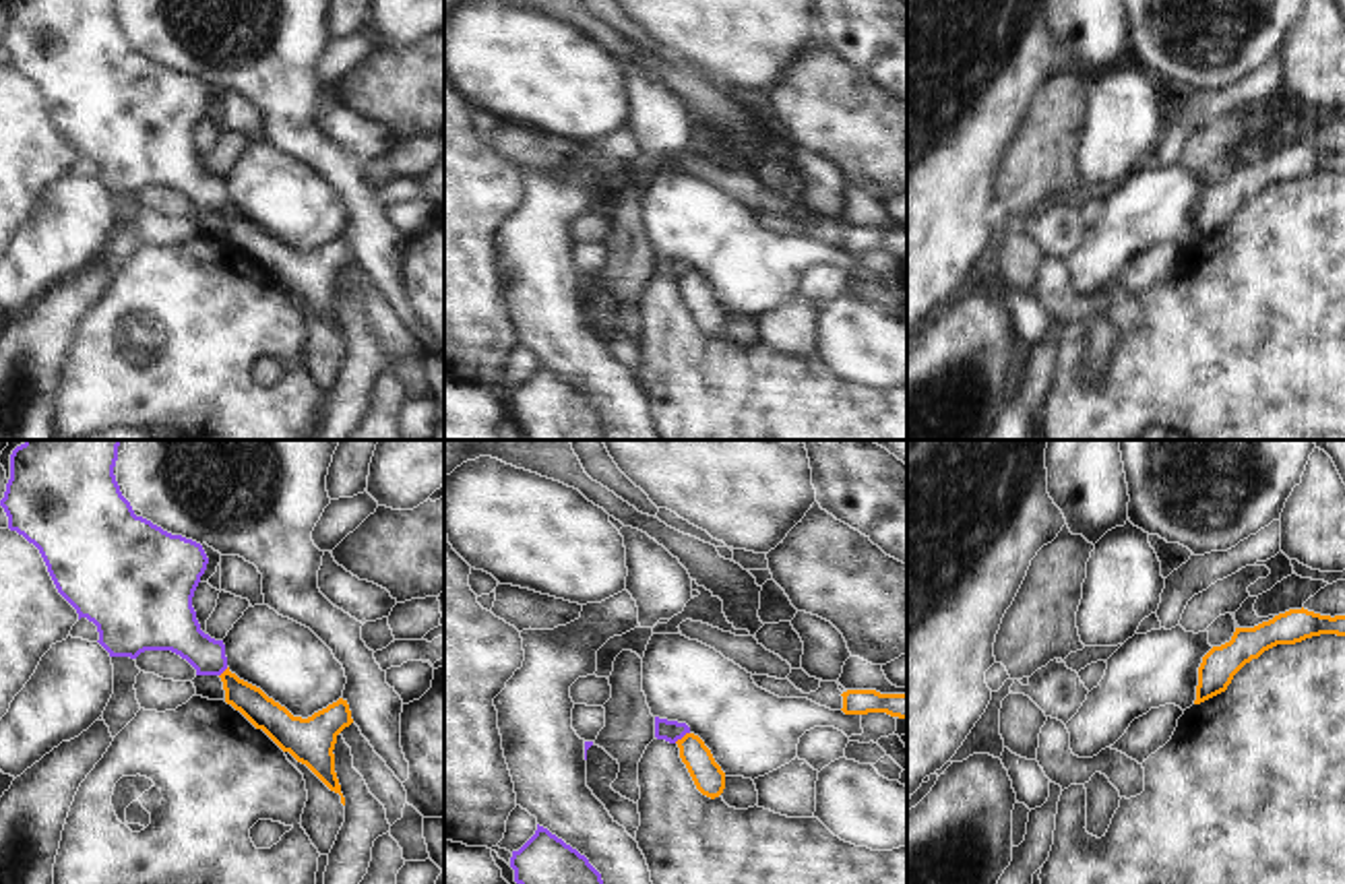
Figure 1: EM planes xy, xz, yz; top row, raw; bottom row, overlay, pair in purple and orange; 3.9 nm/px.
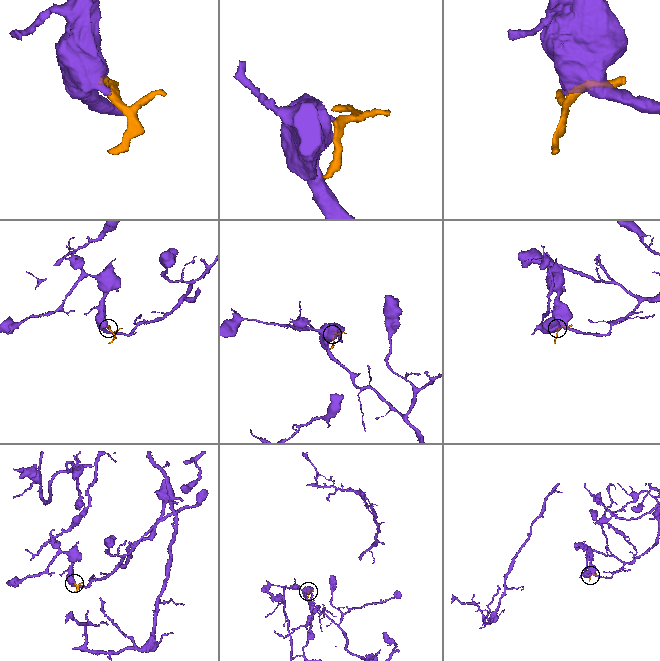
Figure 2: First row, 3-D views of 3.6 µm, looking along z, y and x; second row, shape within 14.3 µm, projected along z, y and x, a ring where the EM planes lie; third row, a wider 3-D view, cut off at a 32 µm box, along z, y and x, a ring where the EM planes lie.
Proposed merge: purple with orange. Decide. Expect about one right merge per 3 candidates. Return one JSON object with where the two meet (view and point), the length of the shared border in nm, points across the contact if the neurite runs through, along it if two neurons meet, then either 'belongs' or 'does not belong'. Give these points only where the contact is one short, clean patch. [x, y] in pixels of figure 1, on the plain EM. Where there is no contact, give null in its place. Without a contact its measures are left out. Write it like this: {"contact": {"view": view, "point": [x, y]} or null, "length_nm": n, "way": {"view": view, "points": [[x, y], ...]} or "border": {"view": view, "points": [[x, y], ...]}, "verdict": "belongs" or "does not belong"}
{"contact": {"view": "xz", "point": [680, 275]}, "length_nm": 80, "border": {"view": "xz", "points": [[689, 269], [674, 279]]}, "verdict": "does not belong"}

